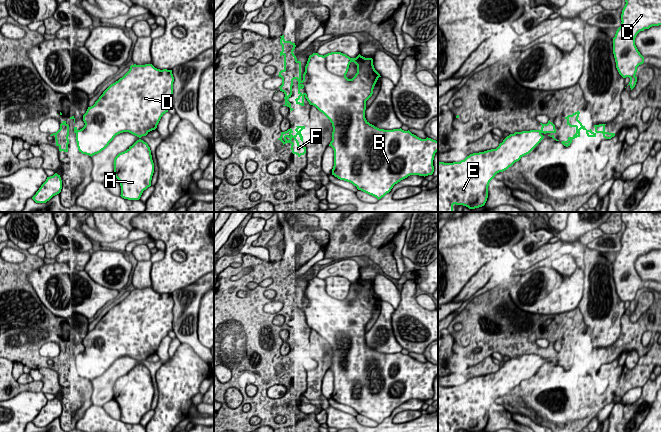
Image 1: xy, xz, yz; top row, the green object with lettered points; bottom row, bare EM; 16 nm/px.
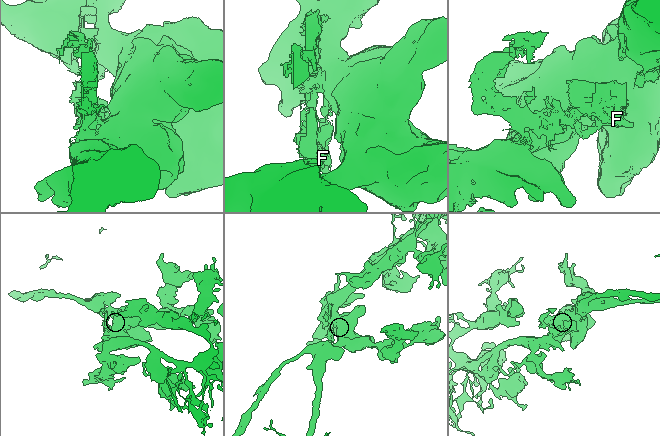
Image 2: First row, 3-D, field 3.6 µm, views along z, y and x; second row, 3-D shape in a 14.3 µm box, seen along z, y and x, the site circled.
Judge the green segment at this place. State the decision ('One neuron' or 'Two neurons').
Two neurons

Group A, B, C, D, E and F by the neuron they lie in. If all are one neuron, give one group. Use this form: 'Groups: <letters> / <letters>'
Groups: A B C D E / F

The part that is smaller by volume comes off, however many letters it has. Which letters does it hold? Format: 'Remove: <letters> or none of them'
Remove: F

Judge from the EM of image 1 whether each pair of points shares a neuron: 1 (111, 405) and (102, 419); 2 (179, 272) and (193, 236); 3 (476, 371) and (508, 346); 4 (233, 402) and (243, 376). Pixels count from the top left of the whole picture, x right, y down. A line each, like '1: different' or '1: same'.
1: different
2: same
3: different
4: different

